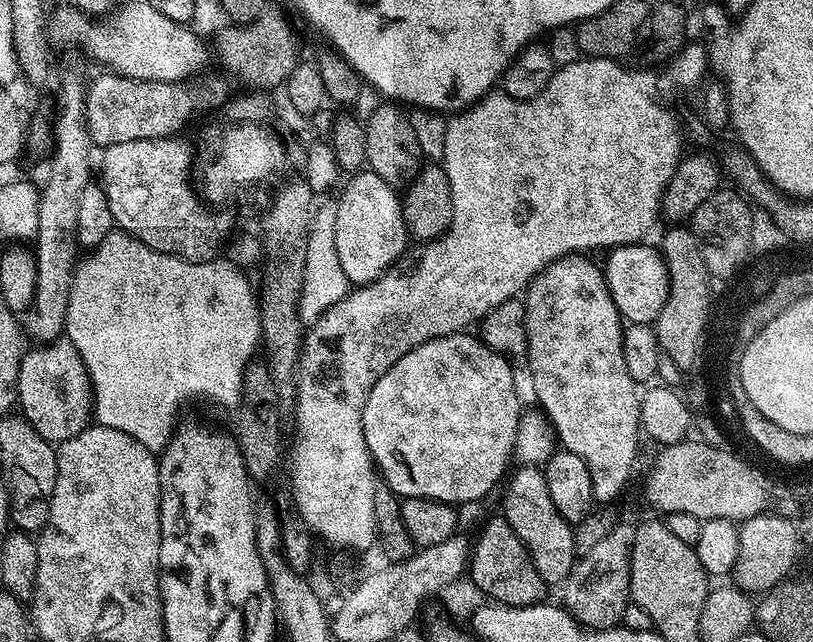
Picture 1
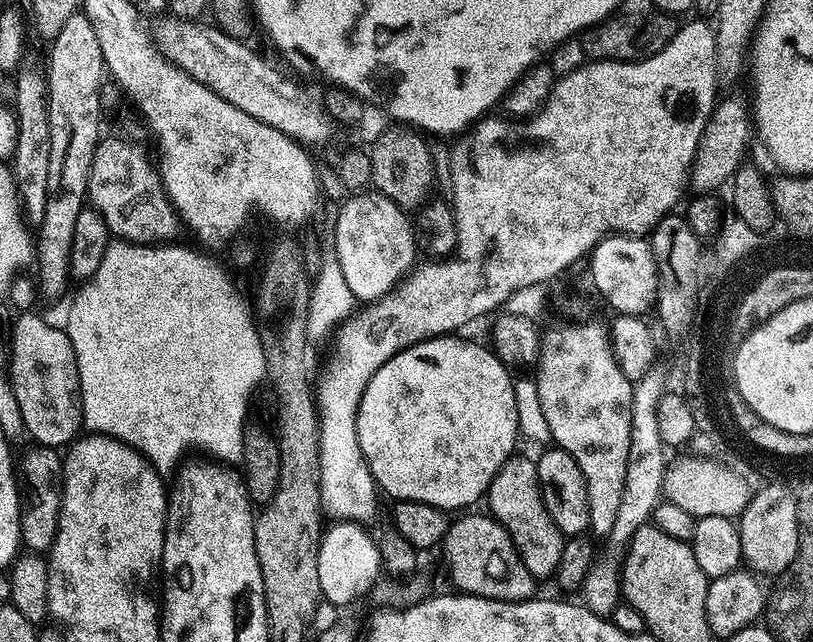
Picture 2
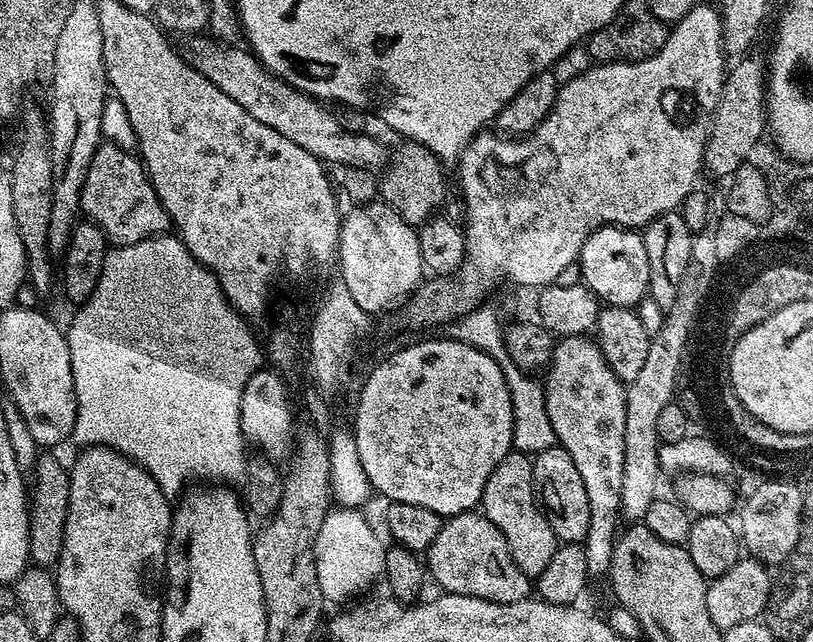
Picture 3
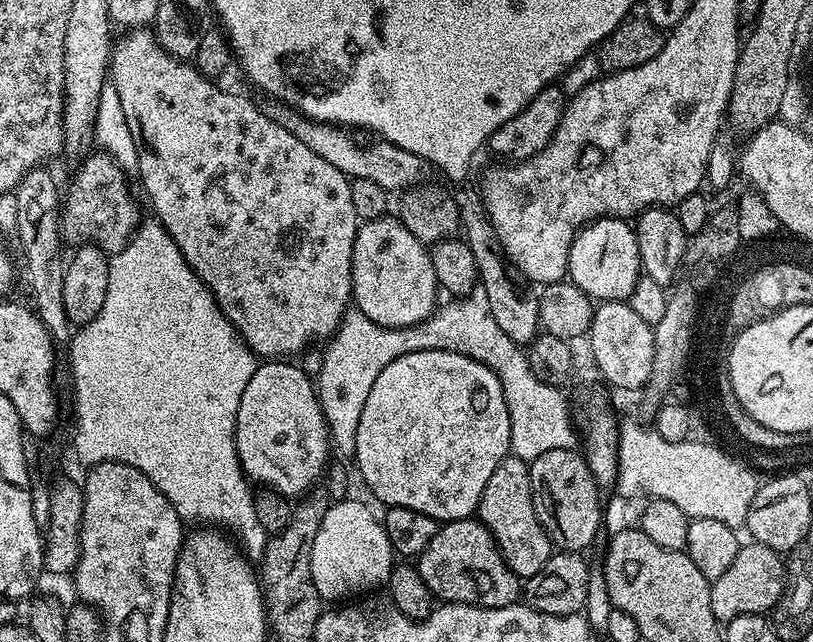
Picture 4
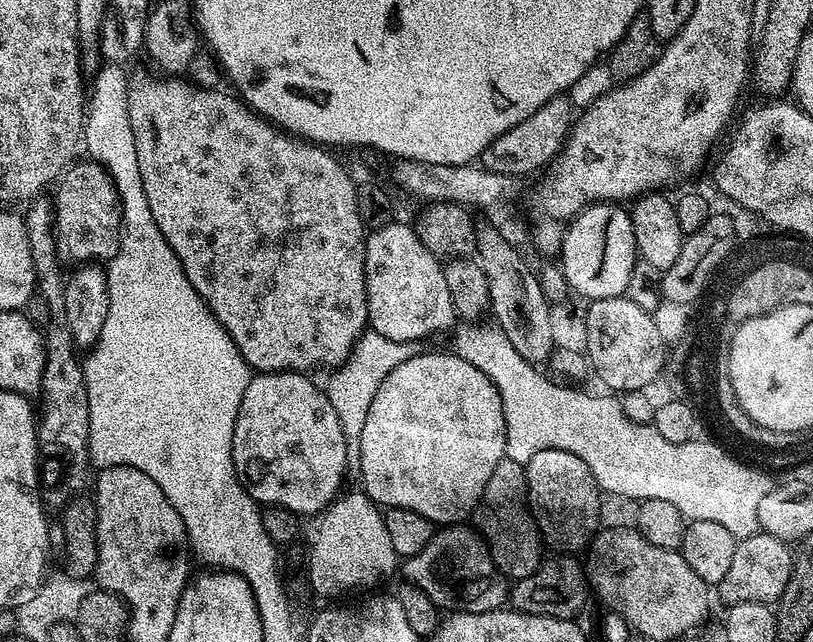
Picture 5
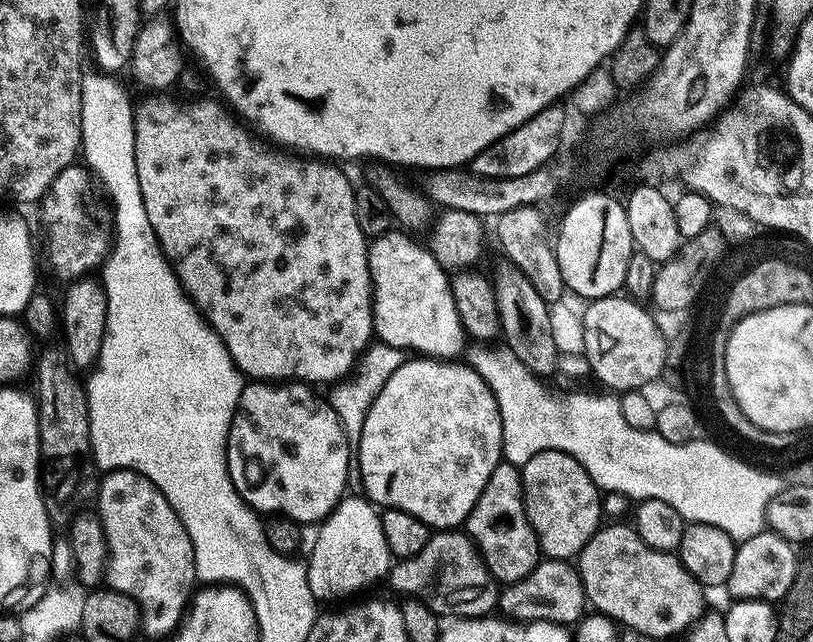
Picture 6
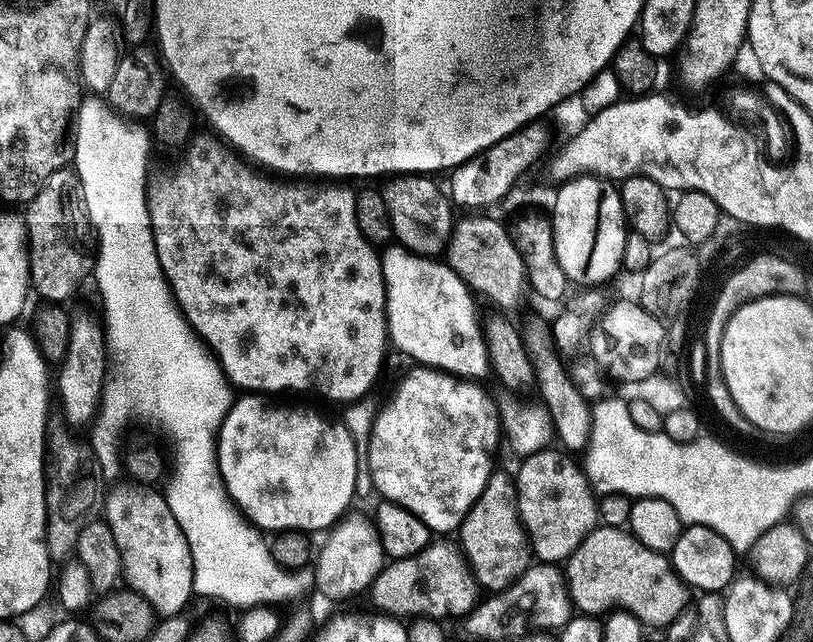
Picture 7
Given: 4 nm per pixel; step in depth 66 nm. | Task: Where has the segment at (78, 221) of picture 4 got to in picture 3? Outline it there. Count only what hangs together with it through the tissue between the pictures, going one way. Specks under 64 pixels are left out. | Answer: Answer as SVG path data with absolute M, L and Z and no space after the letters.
M102 142L96 147L88 167L86 182L80 195L80 212L91 223L98 225L109 241L120 246L137 244L152 236L162 236L169 231L168 212L156 197L144 161L139 155L127 152L116 144Z

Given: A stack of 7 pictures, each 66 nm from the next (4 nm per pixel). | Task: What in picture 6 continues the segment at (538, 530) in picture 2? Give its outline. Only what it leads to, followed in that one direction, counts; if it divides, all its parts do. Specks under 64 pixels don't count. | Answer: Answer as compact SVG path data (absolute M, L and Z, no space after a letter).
M502 462L494 466L494 474L490 474L486 486L482 486L482 494L478 494L478 502L474 502L474 510L470 510L466 531L476 543L490 574L501 585L507 586L526 578L526 574L540 563L540 543L530 526L530 518L526 518L524 487L517 465Z

